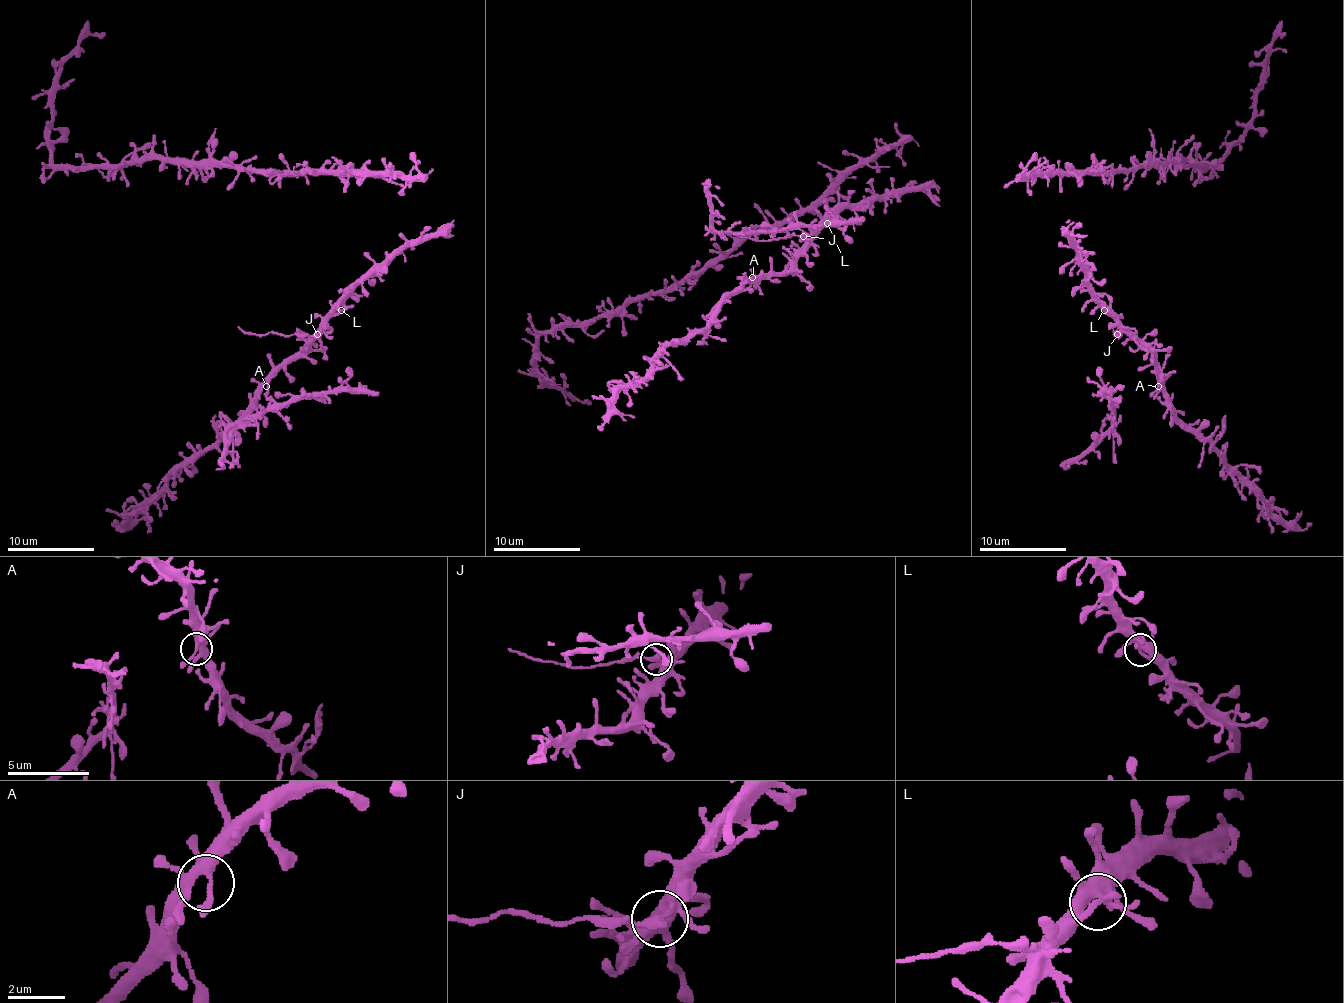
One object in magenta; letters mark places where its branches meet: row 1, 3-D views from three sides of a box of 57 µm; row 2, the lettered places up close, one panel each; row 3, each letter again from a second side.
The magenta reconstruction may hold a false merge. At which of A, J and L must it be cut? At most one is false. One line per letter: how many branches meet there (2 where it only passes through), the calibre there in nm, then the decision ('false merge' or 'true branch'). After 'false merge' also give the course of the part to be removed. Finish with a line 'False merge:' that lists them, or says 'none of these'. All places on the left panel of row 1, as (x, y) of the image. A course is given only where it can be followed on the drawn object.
A: branches 3; calibre 260 nm; true branch
J: branches 3; calibre 220 nm; false merge; course (317, 334), (247, 334), (238, 327)
L: branches 3; calibre 170 nm; true branch
False merge: J

